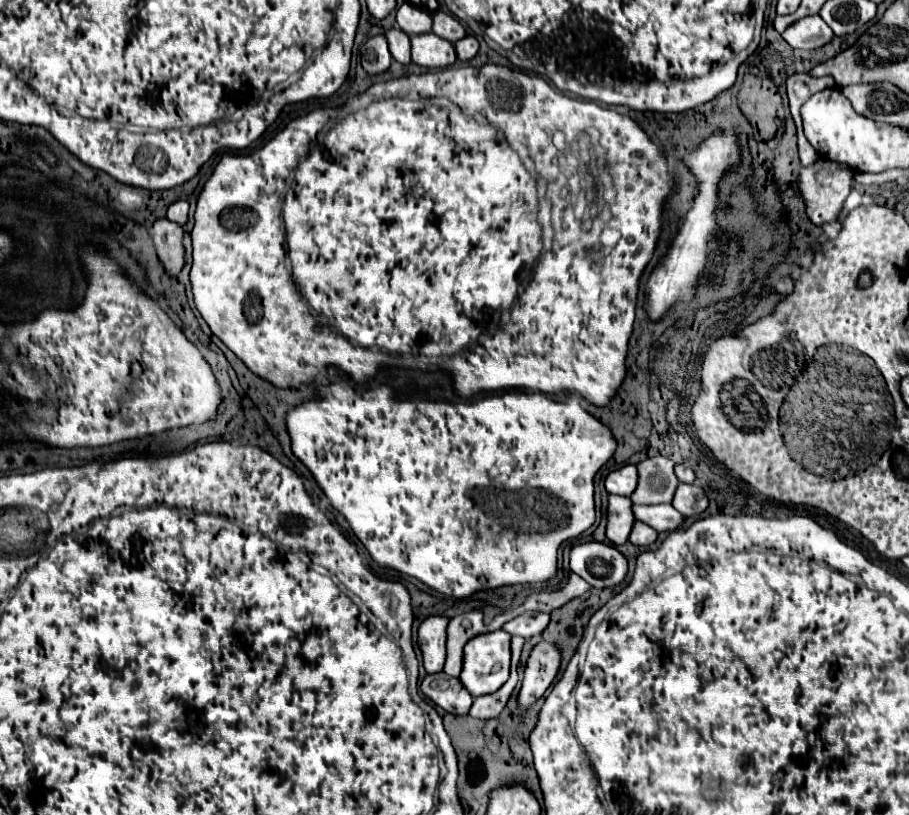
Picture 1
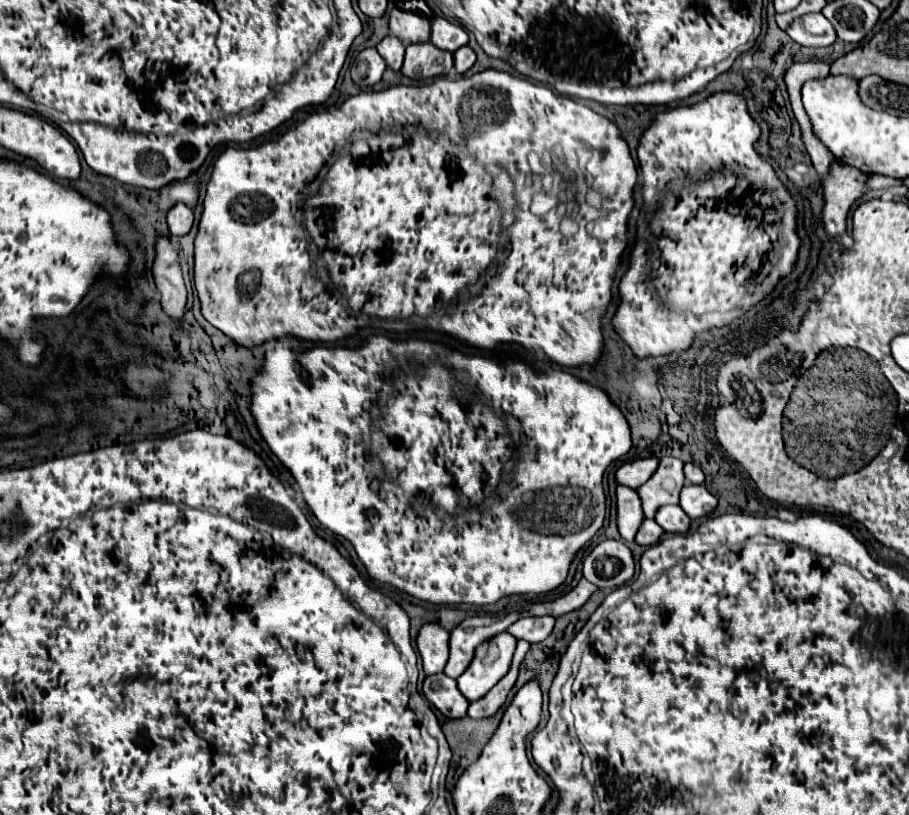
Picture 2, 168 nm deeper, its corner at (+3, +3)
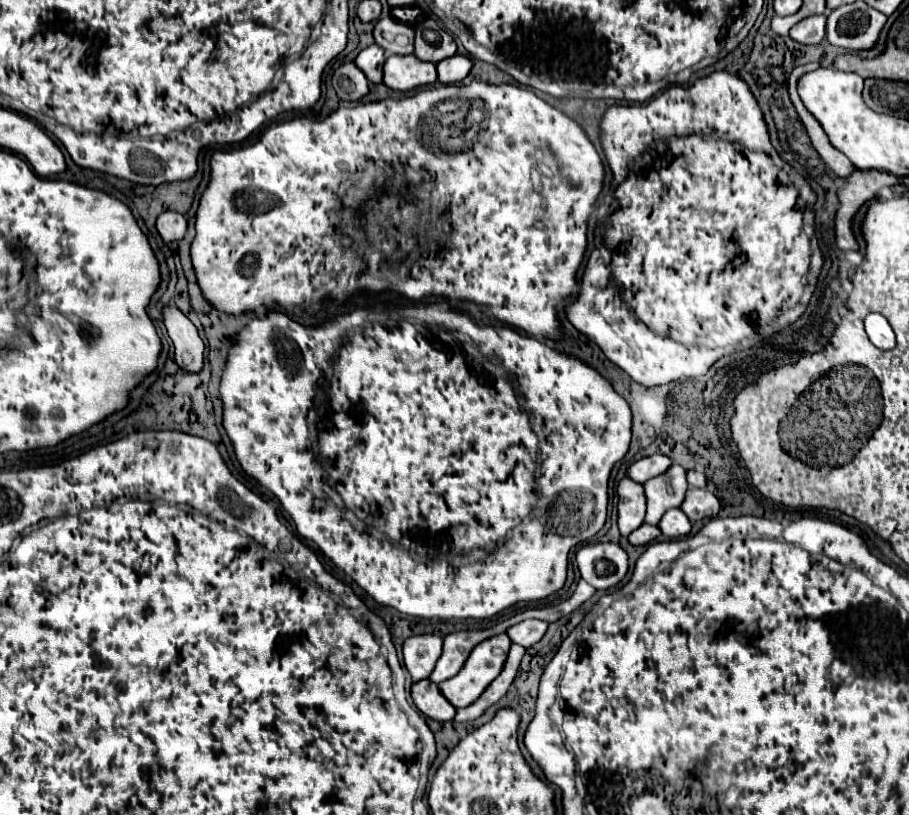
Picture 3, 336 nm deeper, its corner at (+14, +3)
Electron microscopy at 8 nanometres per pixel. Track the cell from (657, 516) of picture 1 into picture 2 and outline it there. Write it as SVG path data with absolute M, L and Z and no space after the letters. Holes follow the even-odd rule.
M663 506L657 510L655 520L667 534L685 534L691 526L691 518L681 510L681 506Z

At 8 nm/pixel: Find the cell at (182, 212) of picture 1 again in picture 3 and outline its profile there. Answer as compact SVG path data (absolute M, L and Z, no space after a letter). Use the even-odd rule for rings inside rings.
M162 212L156 220L156 228L164 242L178 242L186 234L186 218L180 212Z

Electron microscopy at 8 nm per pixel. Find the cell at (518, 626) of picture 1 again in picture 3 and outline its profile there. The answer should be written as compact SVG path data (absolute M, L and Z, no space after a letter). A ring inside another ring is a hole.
M522 620L514 626L510 626L510 630L506 630L506 634L510 636L510 640L514 644L530 648L544 636L546 628L548 628L548 622L544 622L544 620Z

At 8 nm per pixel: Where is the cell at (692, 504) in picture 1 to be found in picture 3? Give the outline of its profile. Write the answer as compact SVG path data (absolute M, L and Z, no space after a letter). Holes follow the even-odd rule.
M690 488L686 492L686 498L684 498L680 508L690 518L690 522L696 522L696 520L704 520L704 518L716 516L718 510L720 510L720 500L708 490Z

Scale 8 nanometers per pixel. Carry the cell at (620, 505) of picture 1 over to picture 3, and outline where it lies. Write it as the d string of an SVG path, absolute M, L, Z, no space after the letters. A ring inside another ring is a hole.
M630 478L620 480L618 484L618 530L626 538L632 530L642 526L646 514L646 498L642 484L632 482Z

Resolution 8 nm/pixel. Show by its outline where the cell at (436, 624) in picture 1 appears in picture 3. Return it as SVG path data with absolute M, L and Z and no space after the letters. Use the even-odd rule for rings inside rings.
M420 634L420 636L410 636L404 642L404 666L410 672L412 680L424 680L432 674L436 660L440 658L442 652L442 638L434 634Z

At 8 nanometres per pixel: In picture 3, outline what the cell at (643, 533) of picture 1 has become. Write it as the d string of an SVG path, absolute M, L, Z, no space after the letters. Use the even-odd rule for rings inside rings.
M642 524L640 528L636 528L628 536L628 542L634 544L634 546L644 546L644 544L654 542L656 538L660 538L660 528L658 526L650 526L650 524Z

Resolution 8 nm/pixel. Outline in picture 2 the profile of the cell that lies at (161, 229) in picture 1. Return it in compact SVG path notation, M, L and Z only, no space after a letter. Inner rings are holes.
M159 238L153 274L155 274L157 288L161 292L161 308L169 318L181 322L185 314L187 290L183 284L183 276L177 264L177 258L179 254L175 246L171 244L171 238Z

